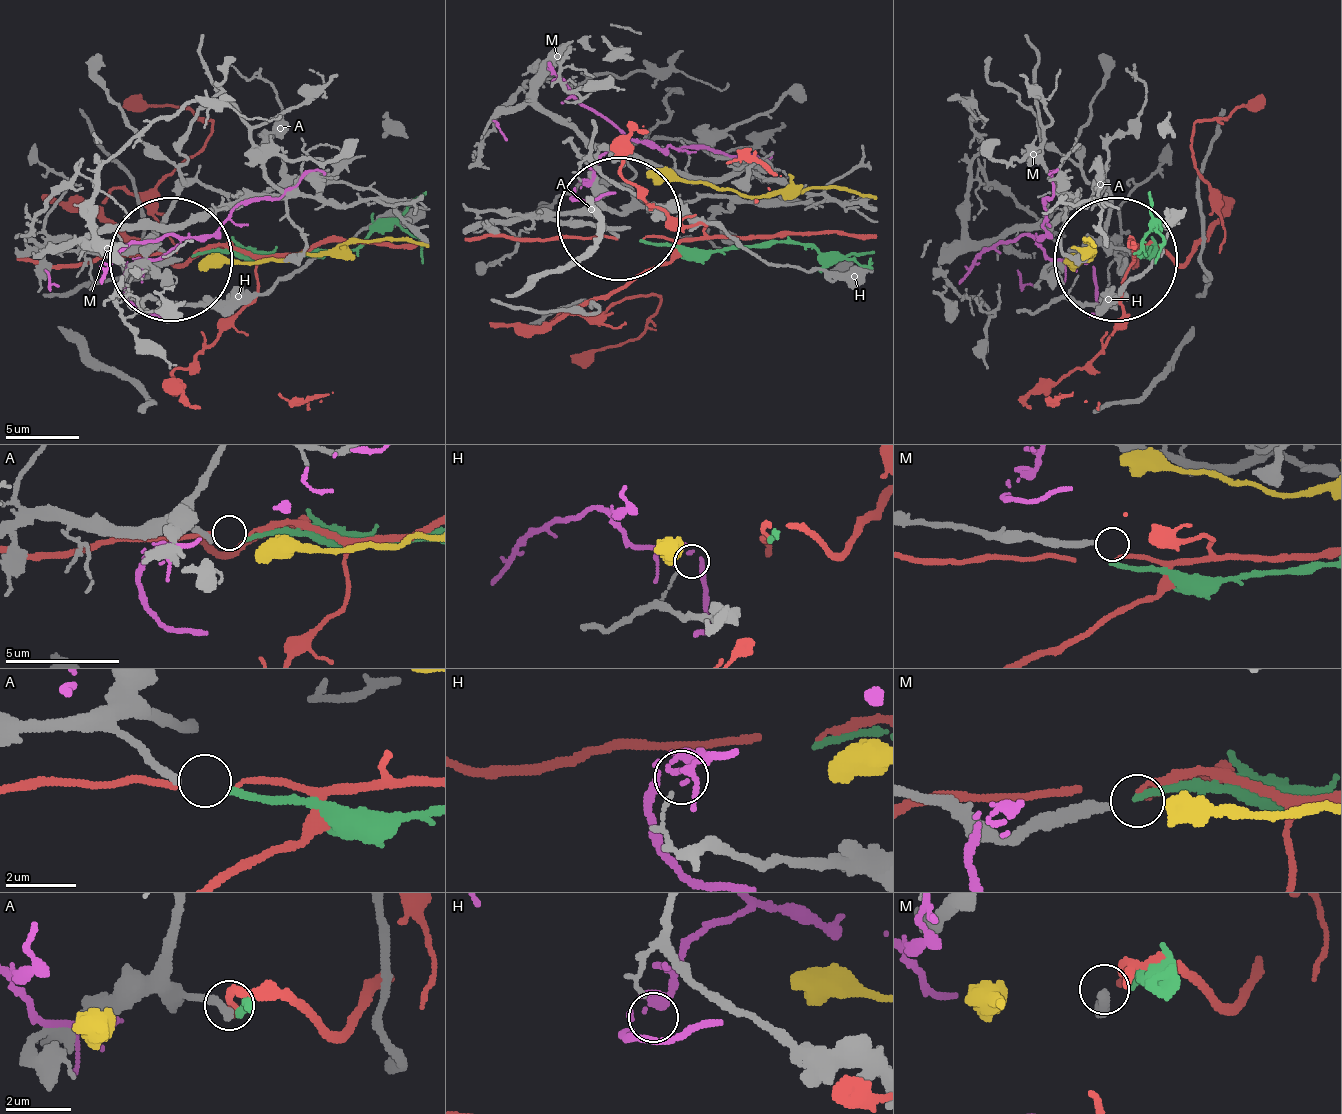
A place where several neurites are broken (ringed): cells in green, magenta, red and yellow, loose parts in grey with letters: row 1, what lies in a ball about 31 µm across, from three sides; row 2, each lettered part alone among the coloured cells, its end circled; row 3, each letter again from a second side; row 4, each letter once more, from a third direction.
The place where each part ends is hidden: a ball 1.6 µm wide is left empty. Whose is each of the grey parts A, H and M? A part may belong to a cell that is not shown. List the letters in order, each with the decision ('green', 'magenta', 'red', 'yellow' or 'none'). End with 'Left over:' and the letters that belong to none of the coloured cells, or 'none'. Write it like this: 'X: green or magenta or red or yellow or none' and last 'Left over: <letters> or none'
A: green
H: none
M: none
Left over: H, M

